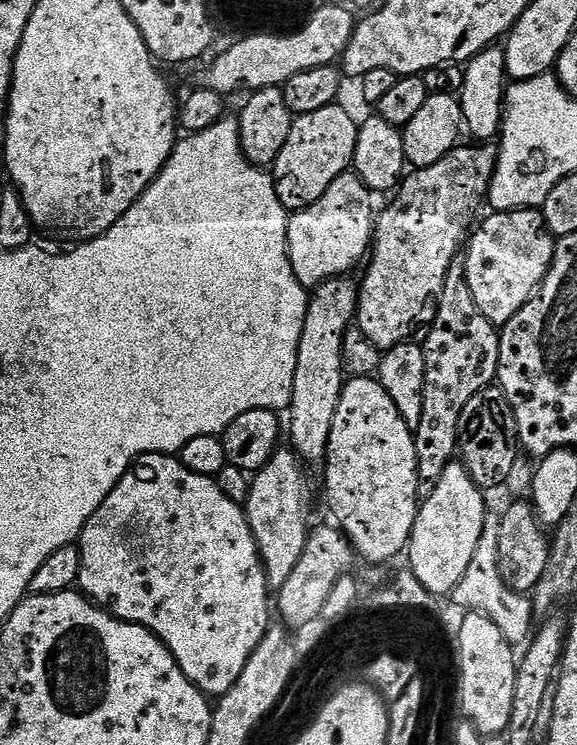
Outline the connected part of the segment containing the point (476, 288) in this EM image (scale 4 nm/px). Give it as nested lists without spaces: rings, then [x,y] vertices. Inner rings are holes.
[[[508,236],[508,240],[496,240],[484,256],[484,268],[480,268],[480,248],[466,252],[467,278],[473,301],[481,315],[495,326],[503,326],[525,303],[541,289],[552,264],[554,240],[540,240],[540,236]]]

